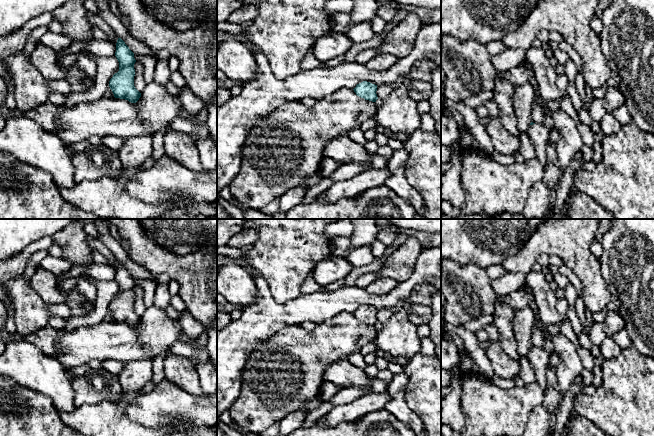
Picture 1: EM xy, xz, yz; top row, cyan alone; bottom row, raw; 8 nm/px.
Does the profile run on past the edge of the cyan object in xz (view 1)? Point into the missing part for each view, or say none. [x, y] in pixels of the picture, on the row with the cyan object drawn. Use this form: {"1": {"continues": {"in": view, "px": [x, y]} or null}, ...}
{"1": {"continues": null}}

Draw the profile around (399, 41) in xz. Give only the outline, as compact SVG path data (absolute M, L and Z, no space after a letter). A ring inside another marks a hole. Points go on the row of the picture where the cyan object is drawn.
M410 12L386 35L383 43L378 47L378 54L390 53L398 58L406 56L422 26L420 17L415 12Z

